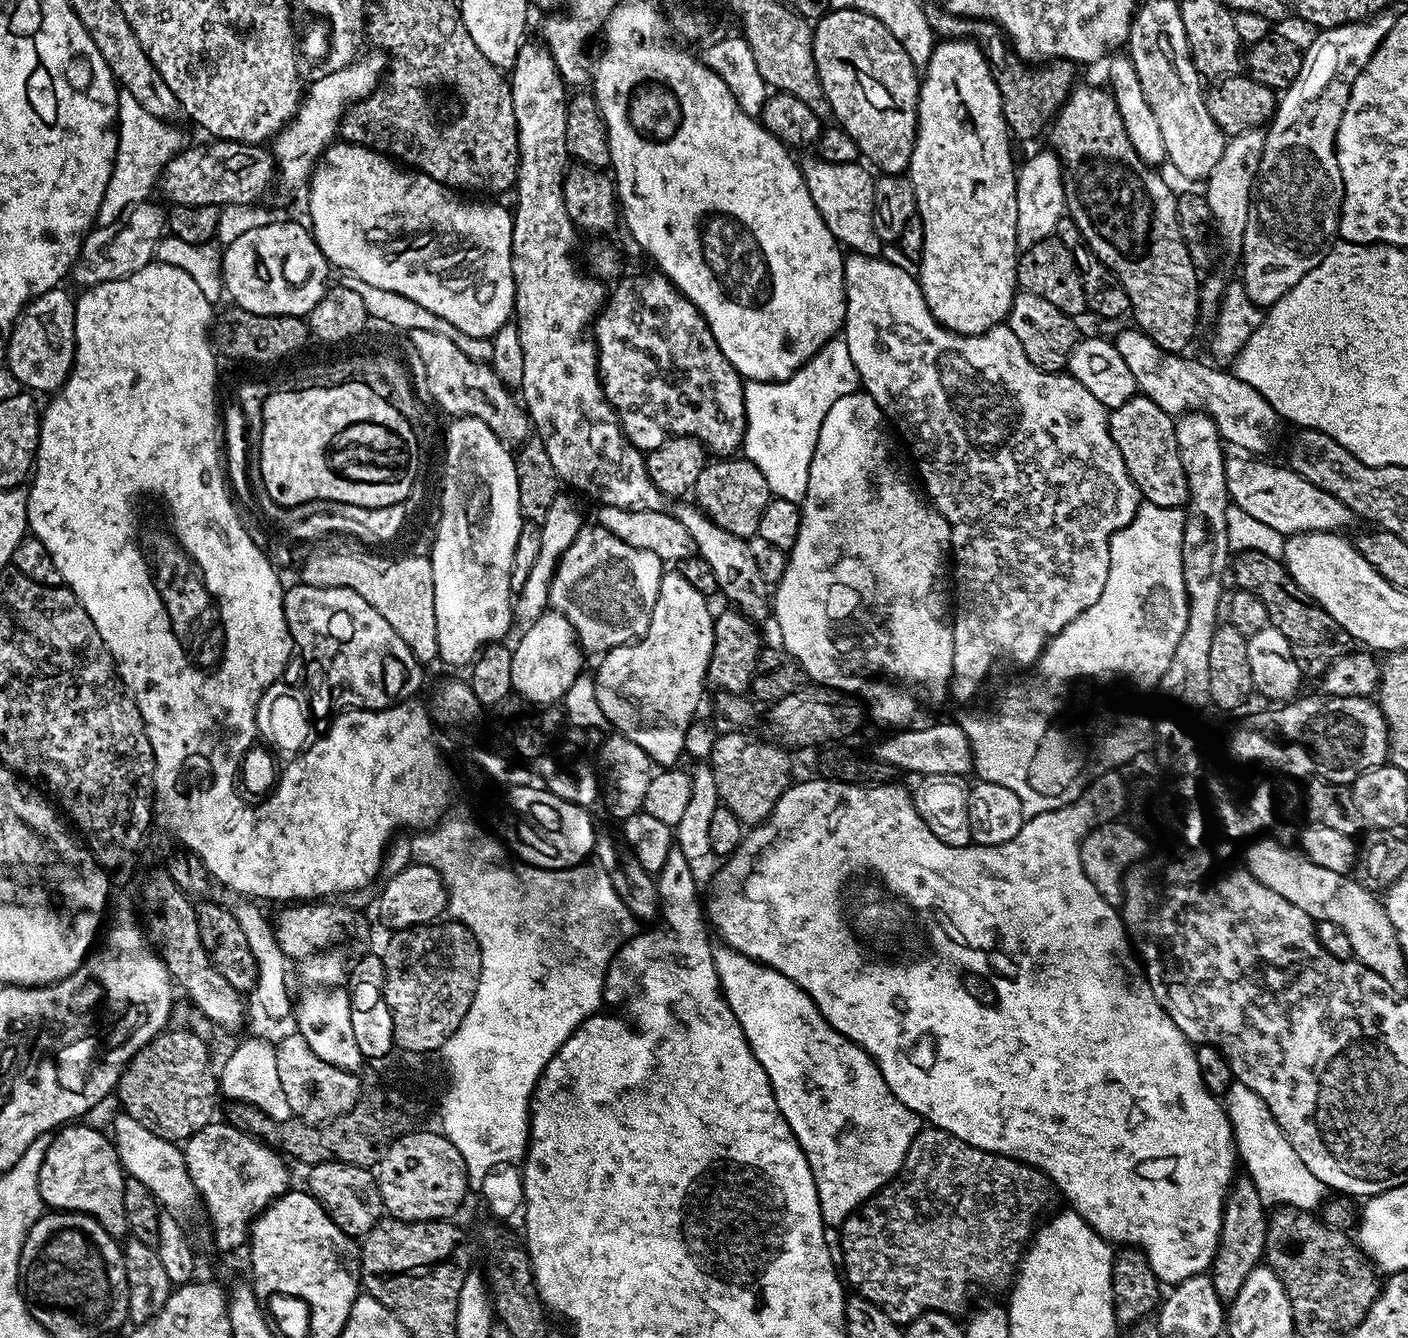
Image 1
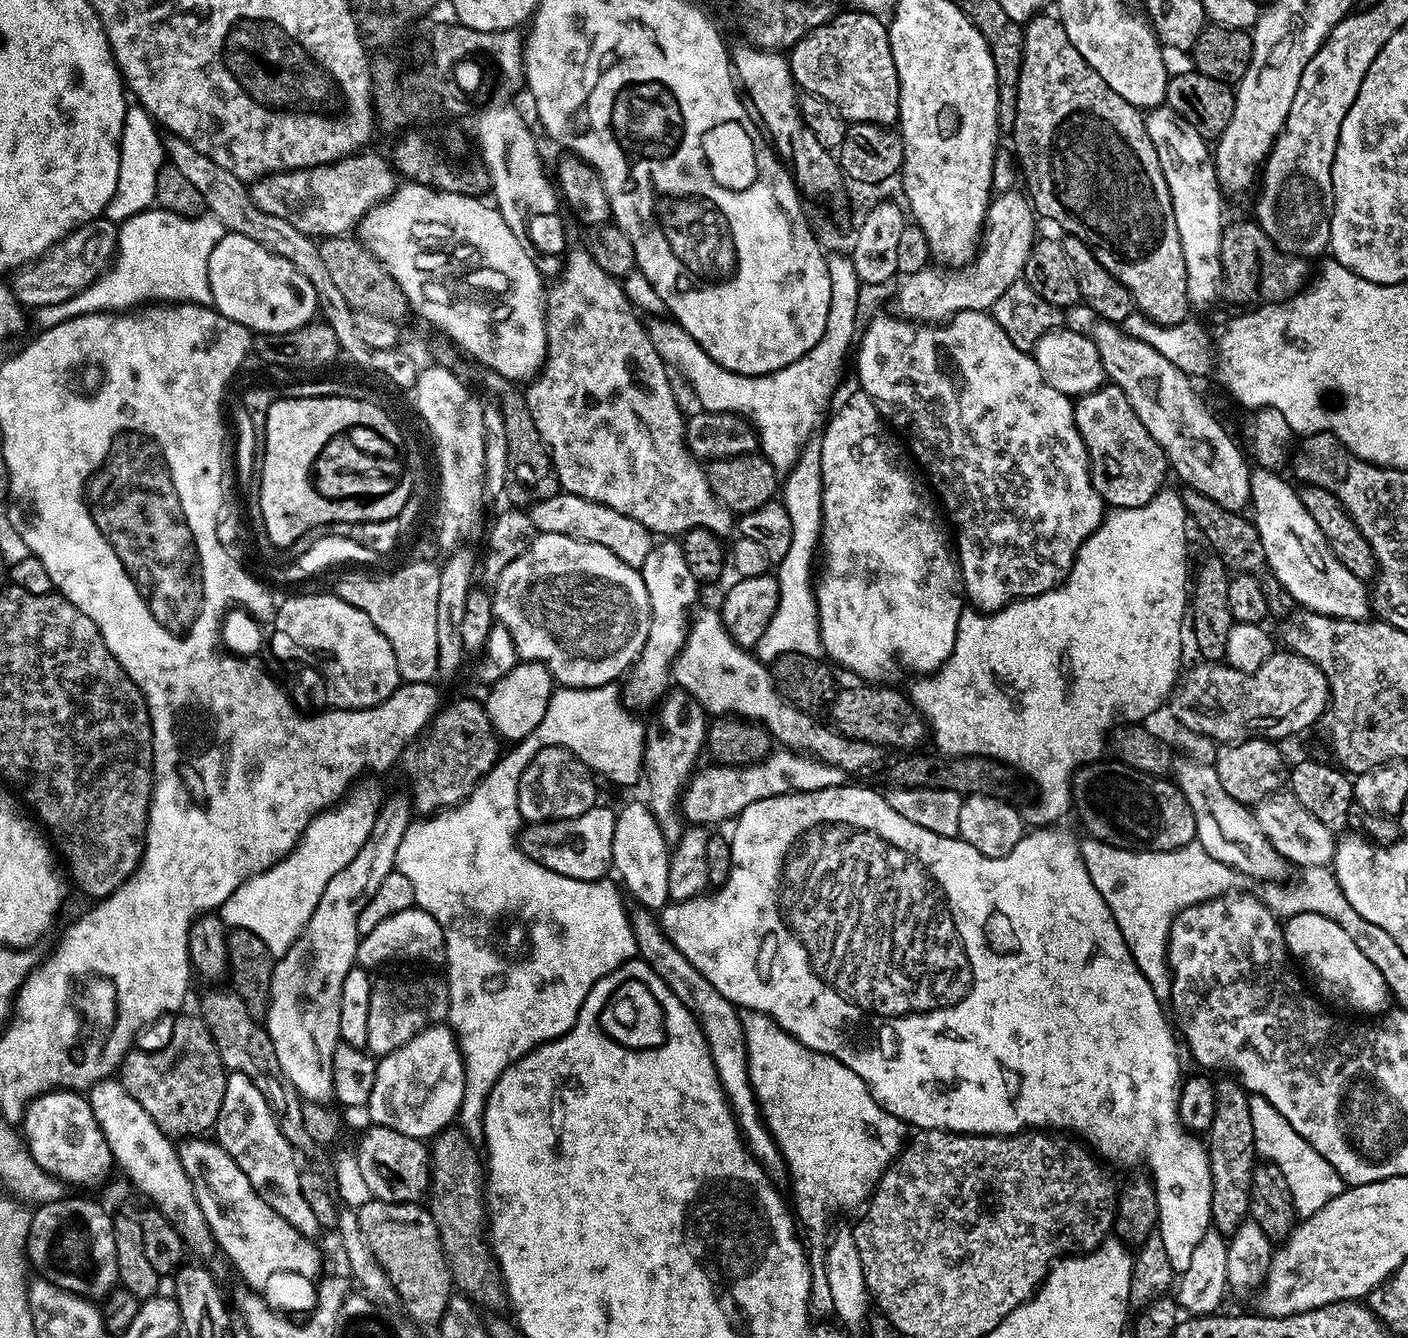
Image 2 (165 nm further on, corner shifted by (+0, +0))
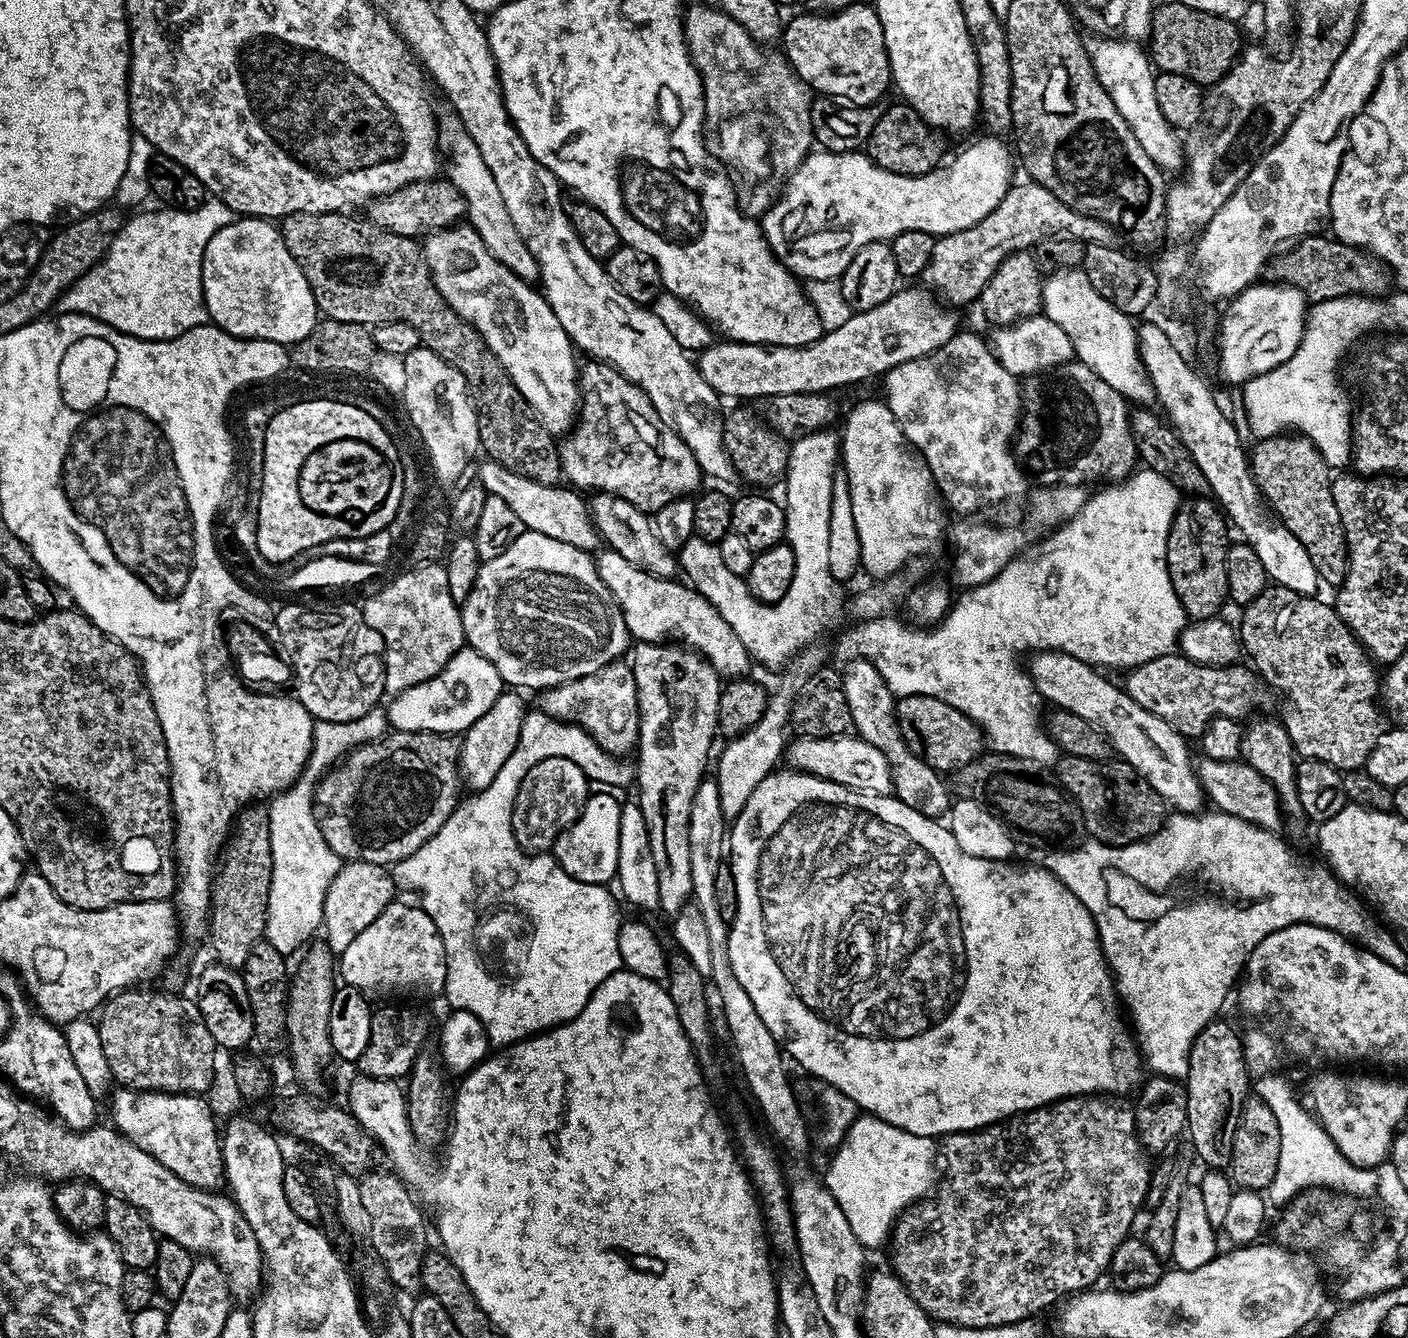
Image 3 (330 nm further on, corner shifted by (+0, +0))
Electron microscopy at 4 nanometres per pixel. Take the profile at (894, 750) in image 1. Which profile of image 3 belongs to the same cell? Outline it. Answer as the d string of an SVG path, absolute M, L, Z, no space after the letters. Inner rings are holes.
M611 550L597 551L594 561L602 582L620 605L626 630L633 641L659 644L675 638L699 652L721 678L744 678L749 675L748 667L754 664L753 657L746 646L742 646L738 634L730 630L726 618L718 614L716 607L705 596L699 596L679 579L652 576L638 570L634 562L626 562L622 554Z

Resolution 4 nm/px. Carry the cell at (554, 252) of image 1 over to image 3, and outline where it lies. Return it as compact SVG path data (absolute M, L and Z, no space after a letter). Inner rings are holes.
M588 362L588 365L586 365L585 368L584 365L581 367L578 372L578 383L580 386L578 419L571 431L569 431L558 444L560 449L560 471L563 479L567 481L573 489L585 490L584 488L596 488L592 490L595 490L600 494L617 496L626 502L630 502L638 510L642 510L649 514L655 514L662 506L666 506L672 500L691 497L693 493L701 487L699 484L700 480L702 481L702 473L698 466L698 462L694 458L694 454L686 446L686 442L682 442L680 435L678 435L670 426L666 426L666 422L662 422L662 418L658 418L658 410L654 410L650 398L646 398L646 394L638 385L627 380L617 368L611 368L609 364L601 364L599 362Z

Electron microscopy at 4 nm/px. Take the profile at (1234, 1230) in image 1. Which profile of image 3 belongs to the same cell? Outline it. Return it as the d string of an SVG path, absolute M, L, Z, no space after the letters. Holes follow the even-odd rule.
M1224 1018L1210 1021L1194 1038L1190 1046L1188 1075L1186 1077L1186 1095L1188 1098L1188 1119L1186 1136L1192 1139L1192 1148L1200 1155L1200 1160L1208 1170L1227 1169L1234 1142L1234 1130L1244 1109L1244 1101L1250 1095L1250 1073L1248 1063L1244 1061L1244 1041L1241 1033L1235 1032Z

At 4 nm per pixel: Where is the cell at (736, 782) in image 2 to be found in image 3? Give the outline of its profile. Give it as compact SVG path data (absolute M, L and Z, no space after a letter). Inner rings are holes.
M855 734L826 738L801 736L793 741L793 744L791 741L786 748L786 764L788 760L789 769L809 772L811 776L817 776L819 780L829 780L866 794L893 795L888 759L882 754L882 750L878 750L878 746L870 746L870 742L860 739Z

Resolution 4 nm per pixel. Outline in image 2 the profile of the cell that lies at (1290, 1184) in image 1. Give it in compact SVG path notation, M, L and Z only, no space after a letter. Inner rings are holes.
M1252 1094L1248 1101L1256 1151L1267 1163L1278 1166L1278 1170L1286 1174L1286 1186L1290 1186L1297 1217L1313 1216L1326 1206L1326 1202L1338 1198L1346 1185L1334 1166L1330 1166L1330 1162L1326 1162L1326 1158L1322 1158L1322 1154L1318 1154L1318 1150L1314 1150L1314 1146L1310 1146L1310 1142L1306 1142L1306 1138L1302 1138L1302 1134L1298 1134L1298 1130L1294 1130L1294 1126L1290 1126L1290 1122L1286 1122L1286 1118L1282 1118L1282 1114L1278 1114L1264 1096Z

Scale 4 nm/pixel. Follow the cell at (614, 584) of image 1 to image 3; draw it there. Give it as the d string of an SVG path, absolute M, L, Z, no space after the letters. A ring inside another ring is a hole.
M527 530L518 538L514 538L514 542L510 542L510 546L506 546L506 550L502 550L502 554L498 554L498 558L490 558L481 563L478 578L474 578L474 590L470 590L470 594L462 602L460 617L467 647L482 654L482 658L486 658L486 662L494 662L494 670L498 670L505 685L516 690L557 688L560 684L571 680L577 680L583 676L593 676L595 672L602 670L612 661L621 659L630 648L630 637L626 630L624 615L620 613L620 605L616 603L616 599L612 597L610 590L602 582L593 557L581 548L570 546L570 542L558 542L558 538L546 538L546 534Z

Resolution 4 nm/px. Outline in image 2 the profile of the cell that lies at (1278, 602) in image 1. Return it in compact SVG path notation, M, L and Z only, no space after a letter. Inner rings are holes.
M1185 487L1182 495L1184 510L1190 517L1191 523L1193 525L1196 523L1204 531L1205 538L1212 543L1211 551L1223 562L1229 573L1245 572L1254 578L1258 578L1258 582L1262 582L1262 594L1266 594L1269 613L1273 617L1287 617L1293 611L1294 601L1291 594L1279 584L1278 578L1271 572L1271 568L1267 564L1266 553L1262 548L1261 539L1258 536L1258 530L1253 521L1247 515L1234 510L1226 510L1226 506L1218 506L1218 502L1214 502L1214 498L1206 498L1203 492L1193 488Z

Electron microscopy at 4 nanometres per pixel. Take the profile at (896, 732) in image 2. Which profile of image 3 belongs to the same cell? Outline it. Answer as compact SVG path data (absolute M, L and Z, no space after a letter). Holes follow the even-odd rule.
M901 696L896 700L896 721L906 746L918 758L922 758L936 772L951 774L958 766L964 766L985 751L983 732L962 710L954 710L946 702L929 696Z

